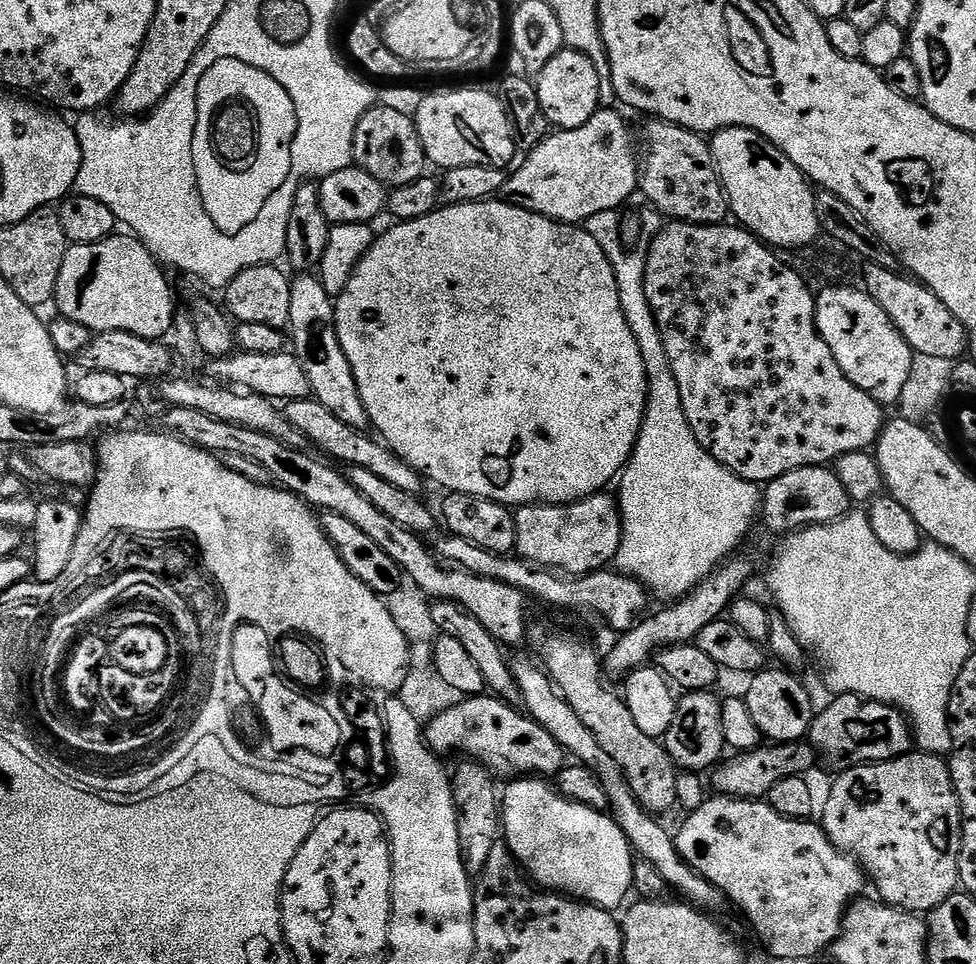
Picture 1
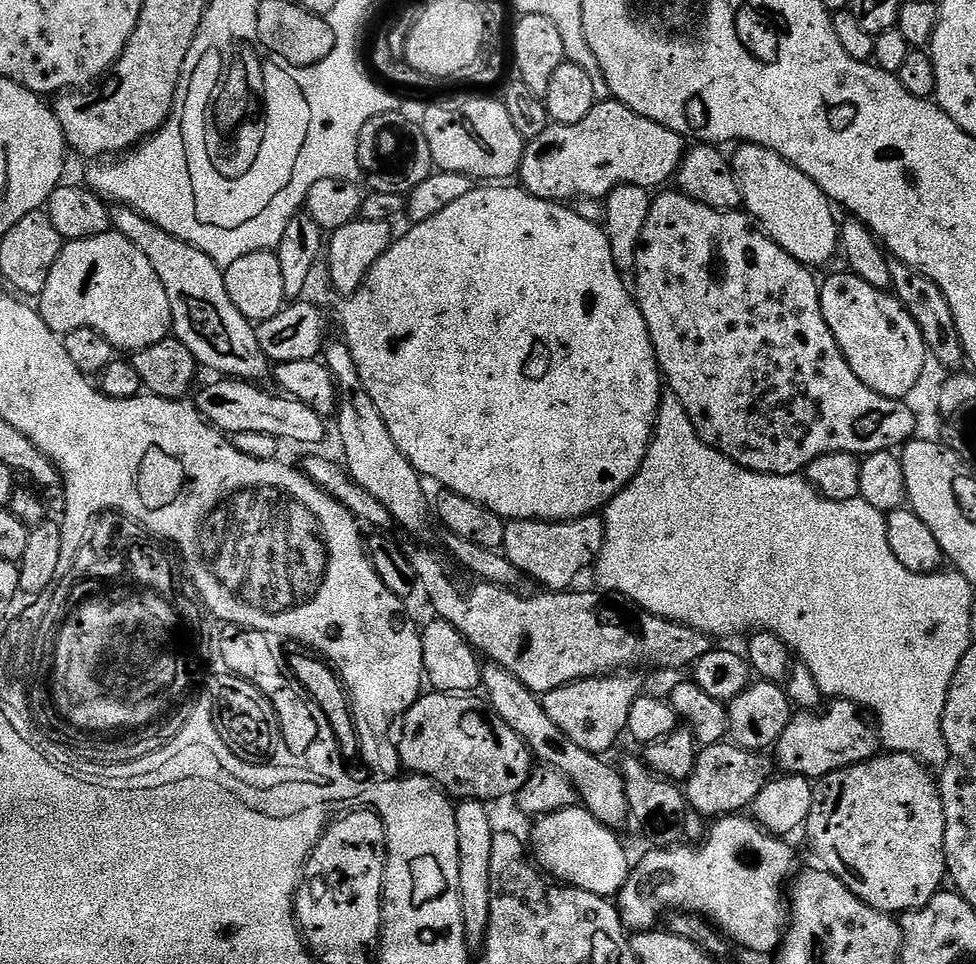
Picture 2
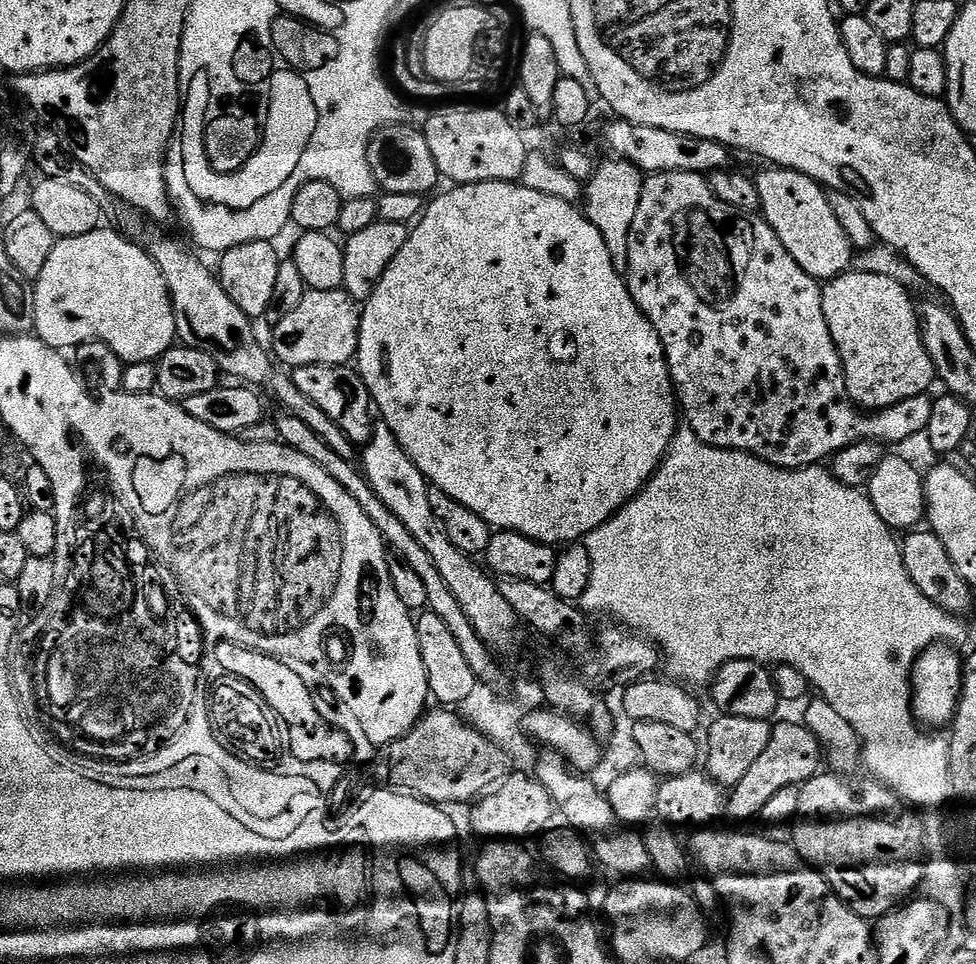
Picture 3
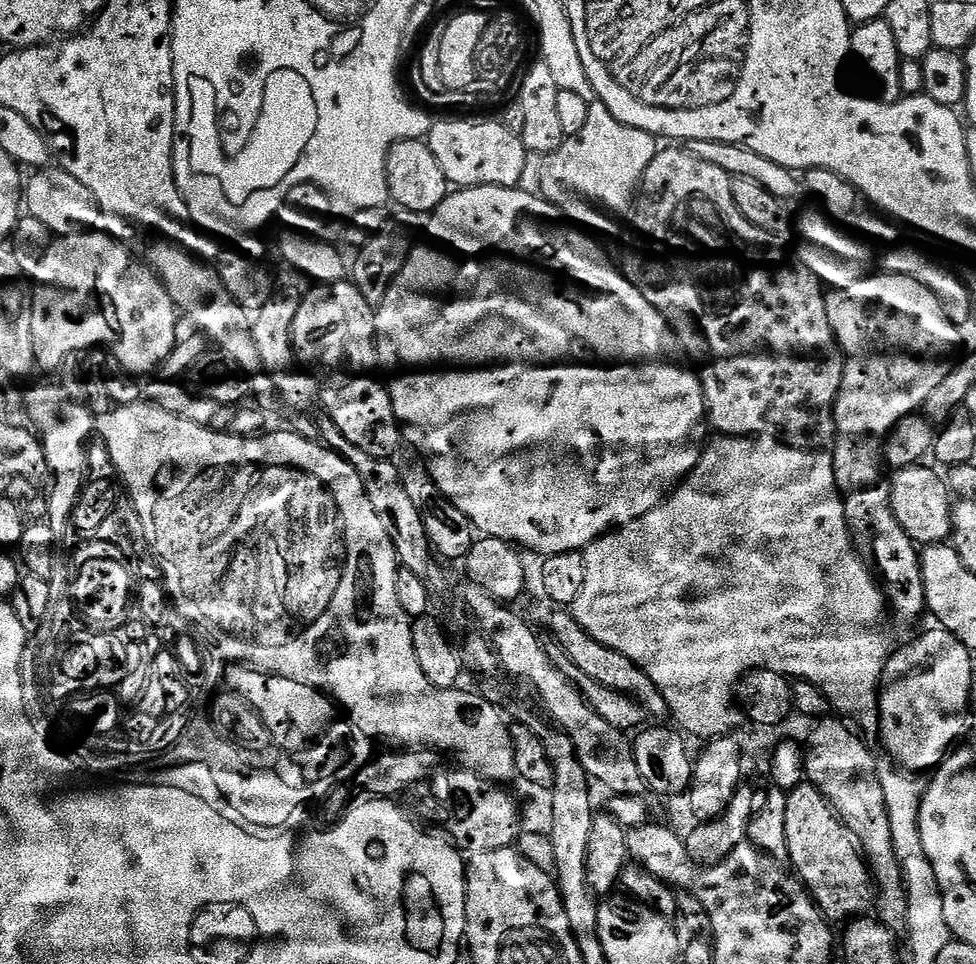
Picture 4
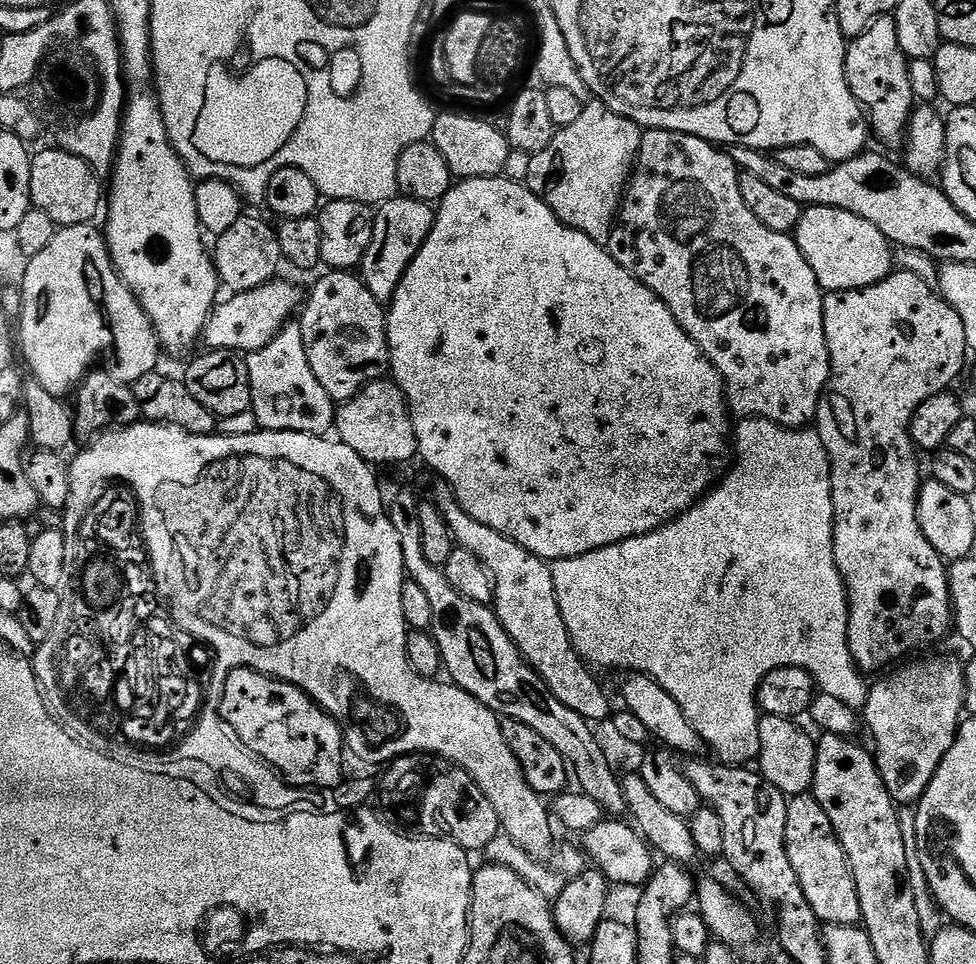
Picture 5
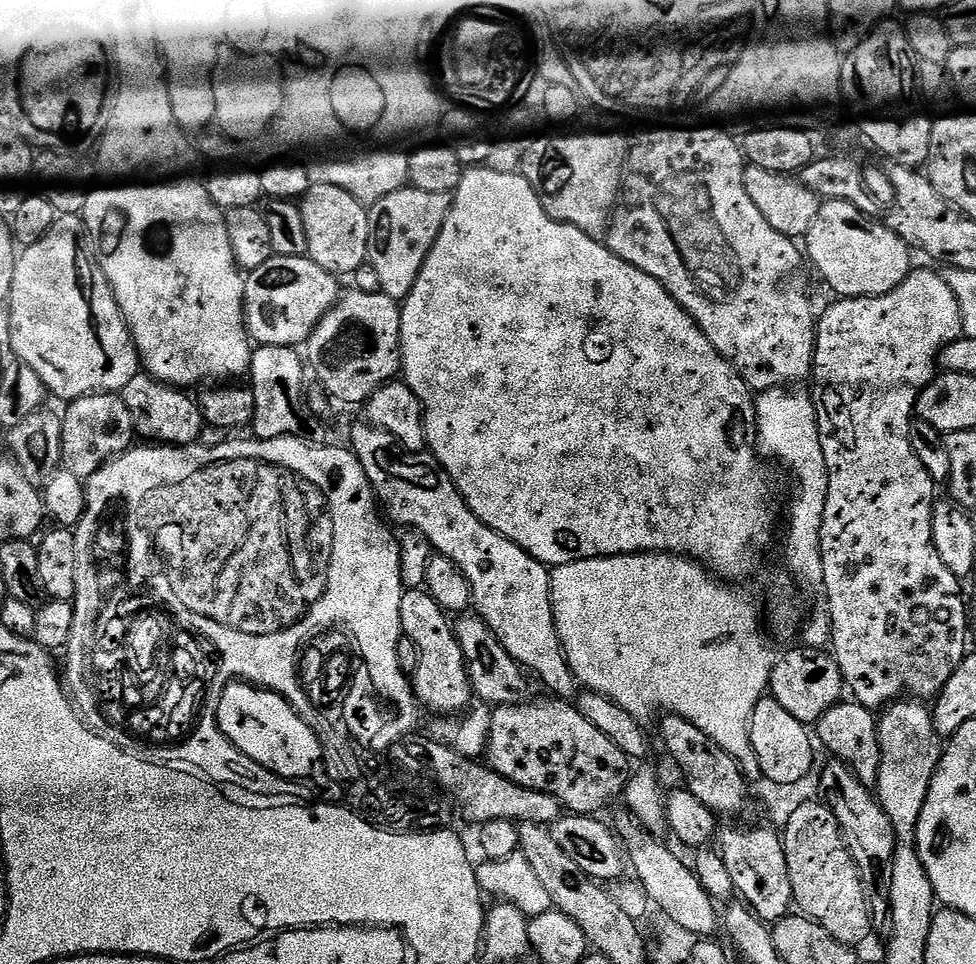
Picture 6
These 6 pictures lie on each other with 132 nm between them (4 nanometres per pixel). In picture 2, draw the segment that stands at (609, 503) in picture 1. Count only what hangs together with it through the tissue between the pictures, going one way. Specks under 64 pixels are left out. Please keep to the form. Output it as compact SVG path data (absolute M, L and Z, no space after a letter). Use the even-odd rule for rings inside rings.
M600 514L583 516L577 520L510 520L504 525L502 554L520 571L521 577L537 580L541 589L549 592L567 592L584 571L595 565L604 541L604 517Z

